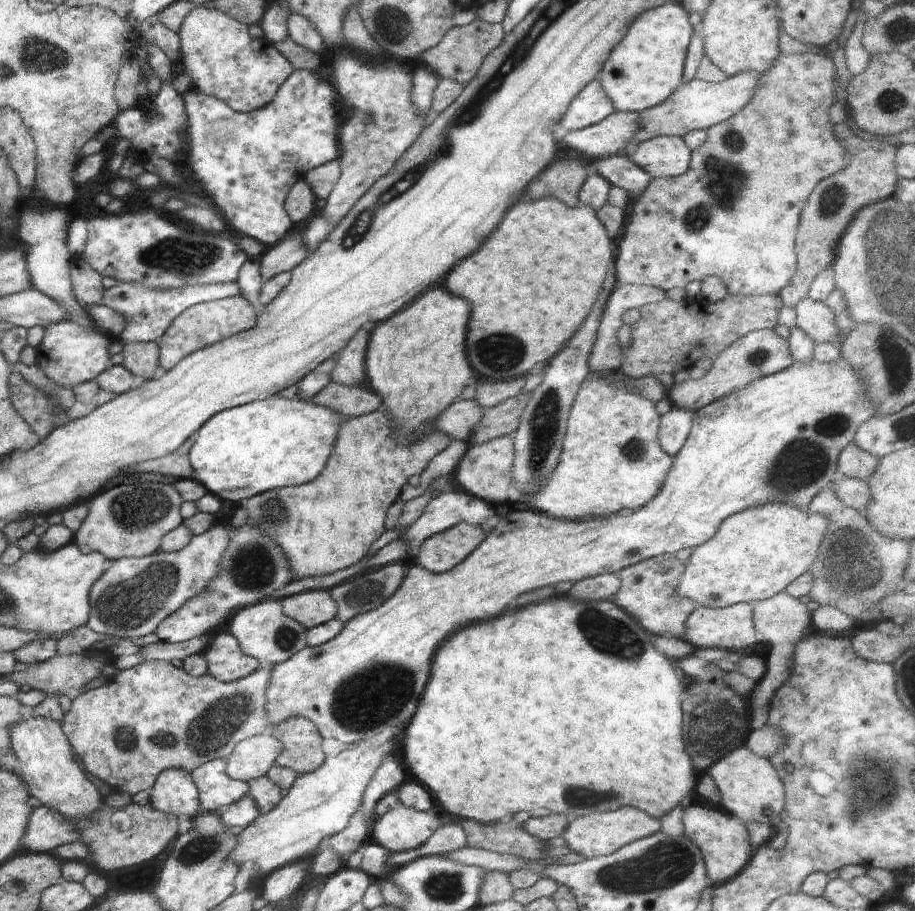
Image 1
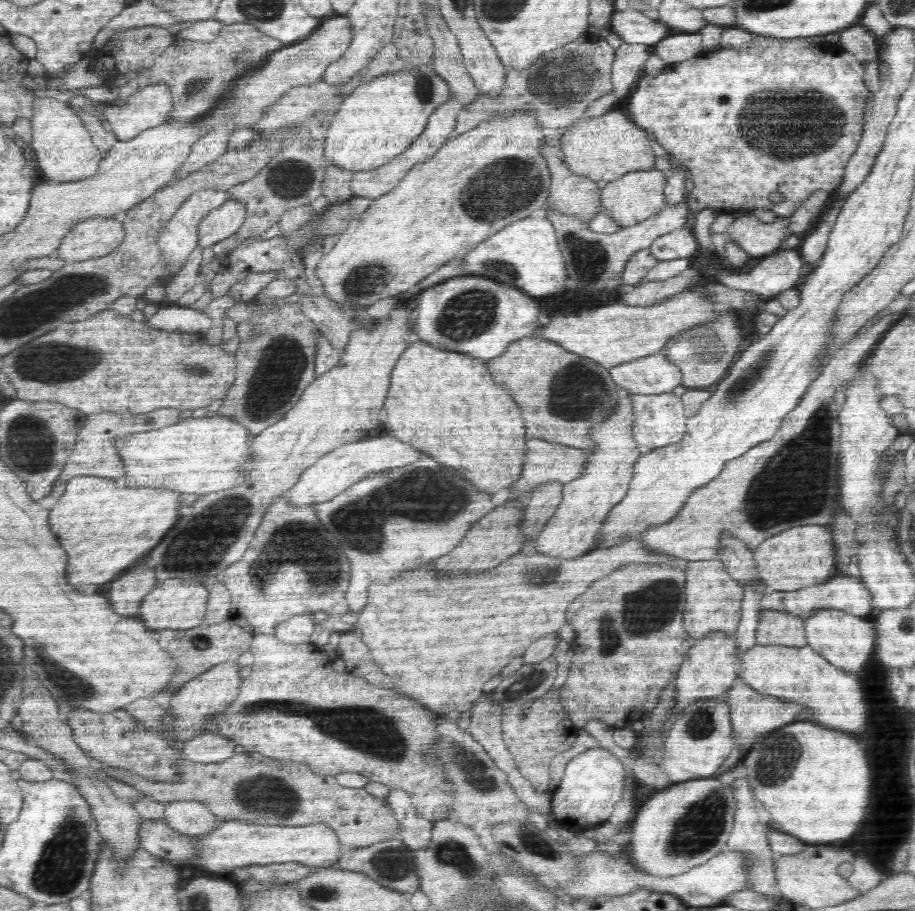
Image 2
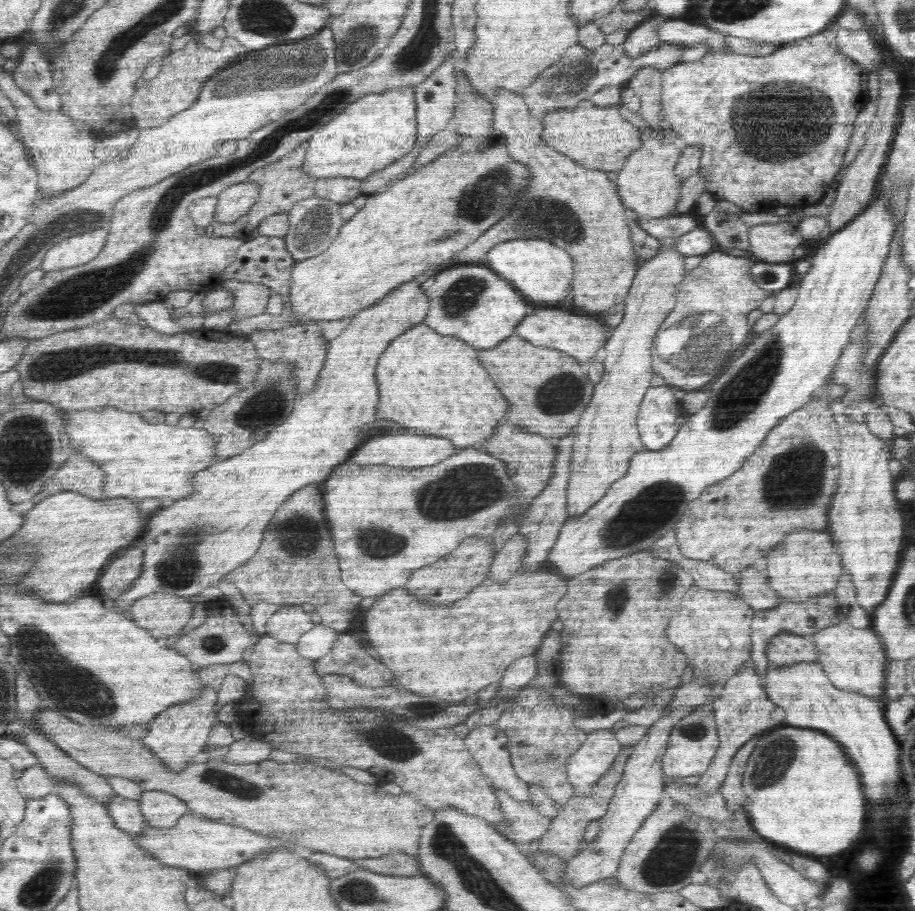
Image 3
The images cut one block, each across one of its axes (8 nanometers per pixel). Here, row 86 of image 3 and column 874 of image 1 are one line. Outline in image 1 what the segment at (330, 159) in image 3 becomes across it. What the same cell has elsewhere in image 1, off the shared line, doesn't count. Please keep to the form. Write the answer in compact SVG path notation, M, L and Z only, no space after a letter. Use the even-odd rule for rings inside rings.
M842 356L835 361L818 362L813 358L809 361L793 362L788 368L780 372L757 378L748 383L748 386L741 389L733 390L716 400L710 402L693 414L693 425L689 432L686 442L673 457L672 468L666 475L663 487L660 492L638 510L631 511L628 514L620 515L614 513L609 517L594 518L594 520L558 520L558 518L550 518L534 508L526 510L512 510L500 516L496 527L487 534L487 537L469 554L460 564L448 570L445 573L430 572L422 565L410 564L405 577L402 579L401 585L396 592L385 600L379 607L367 613L359 614L357 617L351 618L344 623L344 628L331 641L324 644L311 647L306 646L300 652L294 654L284 662L273 665L271 681L266 689L267 698L267 716L271 724L278 724L290 717L304 717L311 720L319 730L322 738L333 738L344 742L344 744L360 743L366 740L372 740L379 732L382 732L386 726L398 724L400 720L404 722L406 718L412 718L412 714L416 712L418 700L426 688L426 682L430 678L430 664L432 664L432 656L434 652L440 648L440 644L456 630L464 628L470 622L476 620L490 620L496 618L504 612L504 608L510 604L512 598L516 598L522 592L530 592L536 590L540 586L550 586L550 584L558 584L558 582L566 582L566 580L581 581L582 579L601 575L604 573L617 573L619 570L627 566L636 564L637 562L652 558L664 553L674 555L678 550L683 548L695 548L700 546L702 542L706 542L712 538L720 526L720 522L724 518L728 518L734 512L740 512L752 504L764 504L764 502L794 502L800 508L806 508L810 504L810 498L814 498L818 492L824 490L828 484L832 484L836 477L837 460L840 453L855 439L858 427L866 422L877 410L875 404L870 400L871 396L865 389L865 382L861 379L859 372Z

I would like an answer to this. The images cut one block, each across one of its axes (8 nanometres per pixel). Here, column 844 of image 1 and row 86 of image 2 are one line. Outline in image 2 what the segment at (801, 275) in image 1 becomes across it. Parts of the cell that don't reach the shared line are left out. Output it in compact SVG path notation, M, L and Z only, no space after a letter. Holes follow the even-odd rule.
M230 24L223 25L218 36L212 42L194 42L179 36L177 41L172 43L156 60L144 74L138 78L132 76L130 84L120 88L116 104L124 104L134 92L142 90L144 86L150 84L166 84L172 92L174 98L174 112L170 112L172 120L190 120L196 114L208 112L218 98L222 96L224 90L228 90L236 78L244 76L264 65L264 60L274 51L280 50L285 44L264 36L257 28L251 24Z

